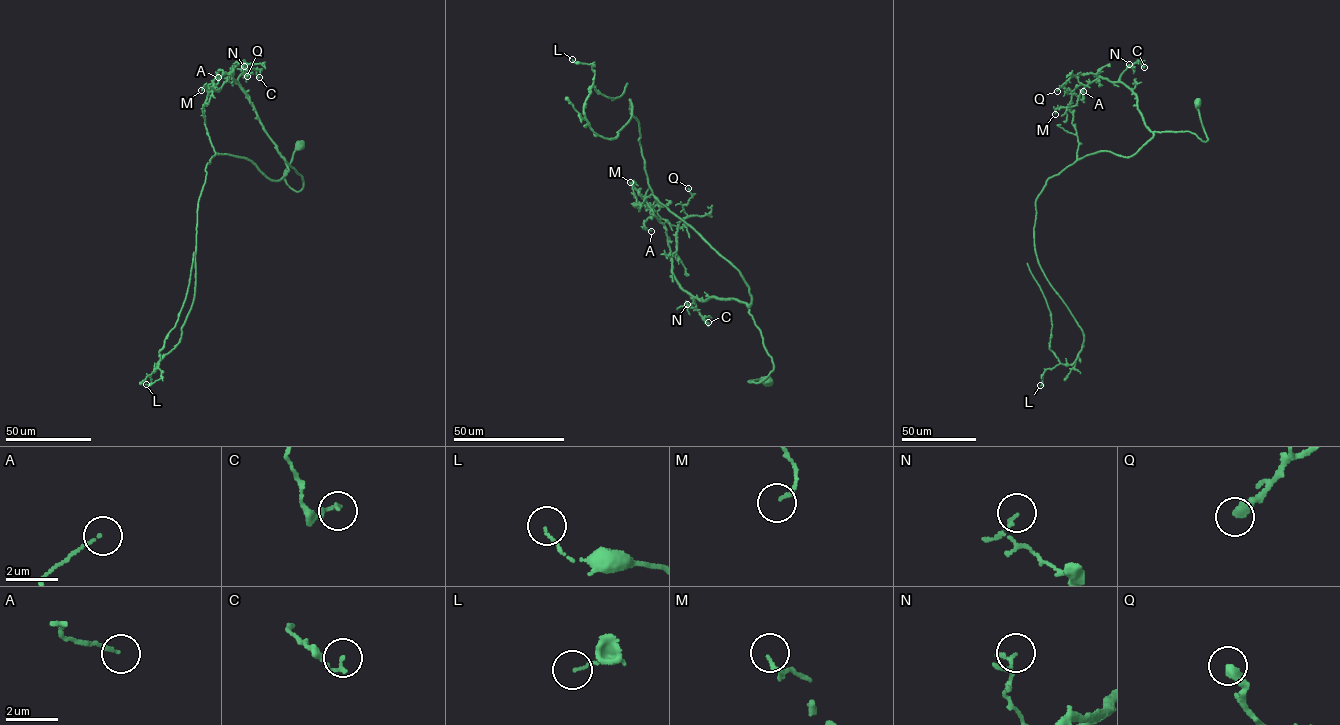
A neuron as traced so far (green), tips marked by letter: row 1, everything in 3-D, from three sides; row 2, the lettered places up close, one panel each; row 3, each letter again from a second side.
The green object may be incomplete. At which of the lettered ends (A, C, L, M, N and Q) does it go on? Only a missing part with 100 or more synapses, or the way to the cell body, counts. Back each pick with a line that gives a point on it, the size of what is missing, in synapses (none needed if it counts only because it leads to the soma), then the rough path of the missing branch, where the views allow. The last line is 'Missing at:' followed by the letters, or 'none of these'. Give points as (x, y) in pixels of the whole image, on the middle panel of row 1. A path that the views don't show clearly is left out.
Missing at: none of these

